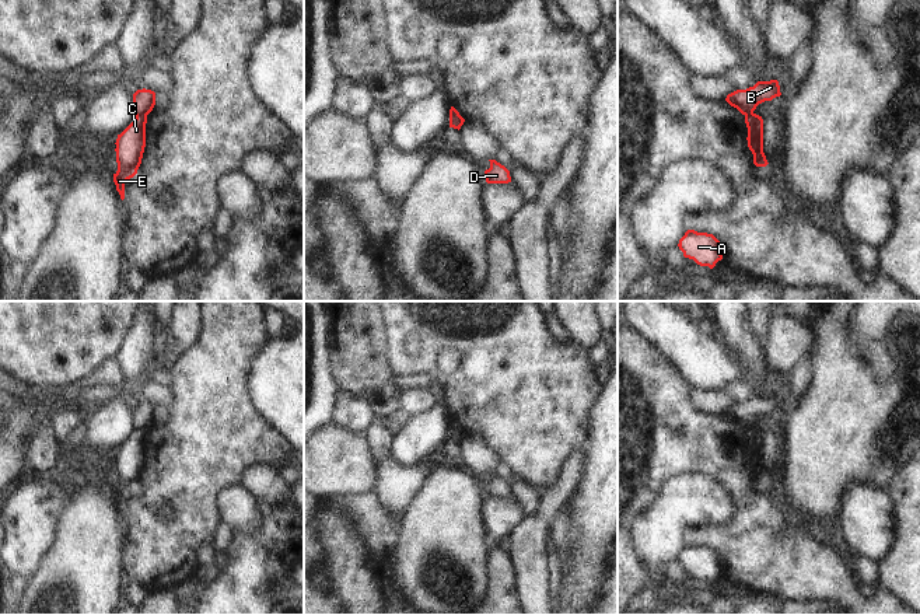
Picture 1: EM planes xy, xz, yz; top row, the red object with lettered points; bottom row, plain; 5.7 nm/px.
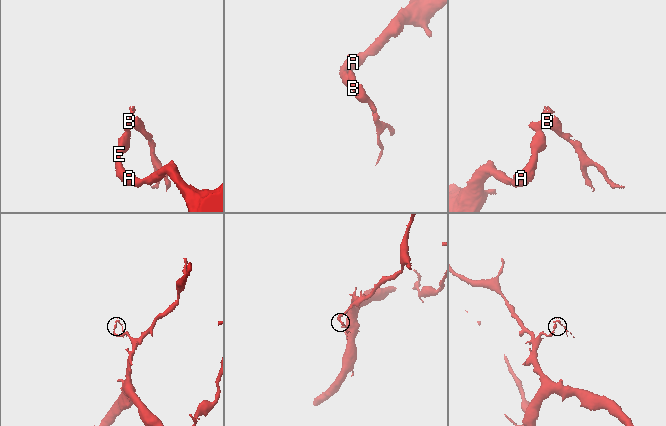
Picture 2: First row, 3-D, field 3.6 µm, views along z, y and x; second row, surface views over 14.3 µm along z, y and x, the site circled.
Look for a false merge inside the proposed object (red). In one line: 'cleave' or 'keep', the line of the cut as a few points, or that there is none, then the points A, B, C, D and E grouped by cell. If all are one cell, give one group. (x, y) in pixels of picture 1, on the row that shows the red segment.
cleave; cut in xy along (146, 114), (136, 116); A C E / B D

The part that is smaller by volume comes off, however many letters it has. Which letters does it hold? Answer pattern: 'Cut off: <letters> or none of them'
Cut off: B, D

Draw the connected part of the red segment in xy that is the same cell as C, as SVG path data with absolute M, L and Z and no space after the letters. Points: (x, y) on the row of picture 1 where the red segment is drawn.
M146 116L136 119L116 139L118 171L113 174L113 182L120 199L125 199L125 184L137 174L146 147Z

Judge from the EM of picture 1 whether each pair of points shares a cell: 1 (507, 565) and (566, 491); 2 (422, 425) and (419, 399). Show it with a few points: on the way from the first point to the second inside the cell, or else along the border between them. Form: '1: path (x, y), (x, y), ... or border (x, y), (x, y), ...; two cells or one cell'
1: border (509, 551), (514, 559), (518, 589); two cells
2: border (441, 401), (412, 418); two cells

